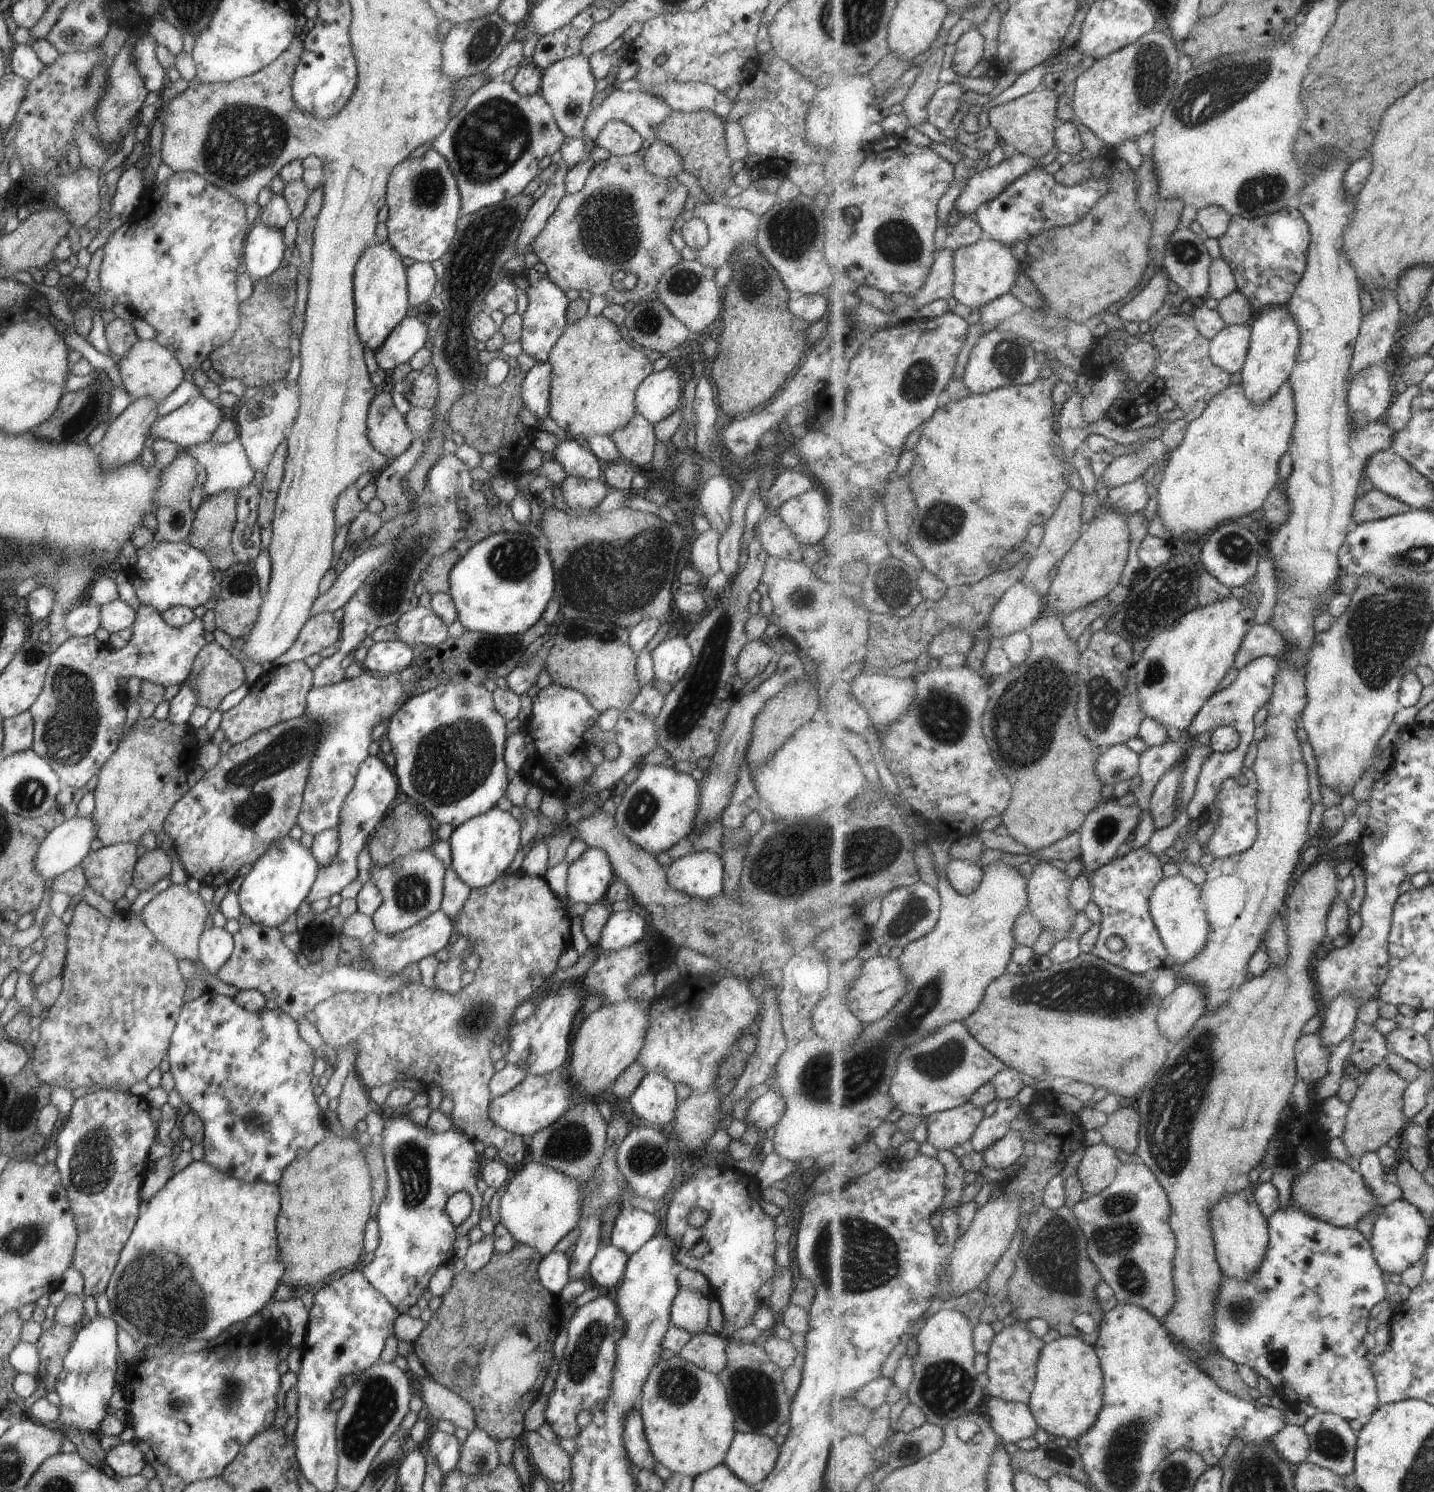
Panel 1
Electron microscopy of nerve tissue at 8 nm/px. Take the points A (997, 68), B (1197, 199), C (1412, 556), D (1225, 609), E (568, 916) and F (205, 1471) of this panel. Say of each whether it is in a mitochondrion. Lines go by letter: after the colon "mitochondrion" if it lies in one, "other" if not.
A: other
B: other
C: mitochondrion
D: other
E: other
F: other

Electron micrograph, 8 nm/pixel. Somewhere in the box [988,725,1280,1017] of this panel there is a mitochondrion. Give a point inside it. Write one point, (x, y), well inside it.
(1106, 828)

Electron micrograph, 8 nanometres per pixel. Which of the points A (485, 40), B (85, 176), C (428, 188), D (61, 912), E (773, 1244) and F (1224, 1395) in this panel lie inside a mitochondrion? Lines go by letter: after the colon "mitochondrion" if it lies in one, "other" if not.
A: mitochondrion
B: other
C: mitochondrion
D: other
E: other
F: other

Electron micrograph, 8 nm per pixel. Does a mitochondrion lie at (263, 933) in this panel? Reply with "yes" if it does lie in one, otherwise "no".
no

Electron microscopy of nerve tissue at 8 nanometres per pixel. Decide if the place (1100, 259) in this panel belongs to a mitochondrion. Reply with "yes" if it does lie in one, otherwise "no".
no

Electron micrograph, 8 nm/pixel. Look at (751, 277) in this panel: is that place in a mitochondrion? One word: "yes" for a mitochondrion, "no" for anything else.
yes

